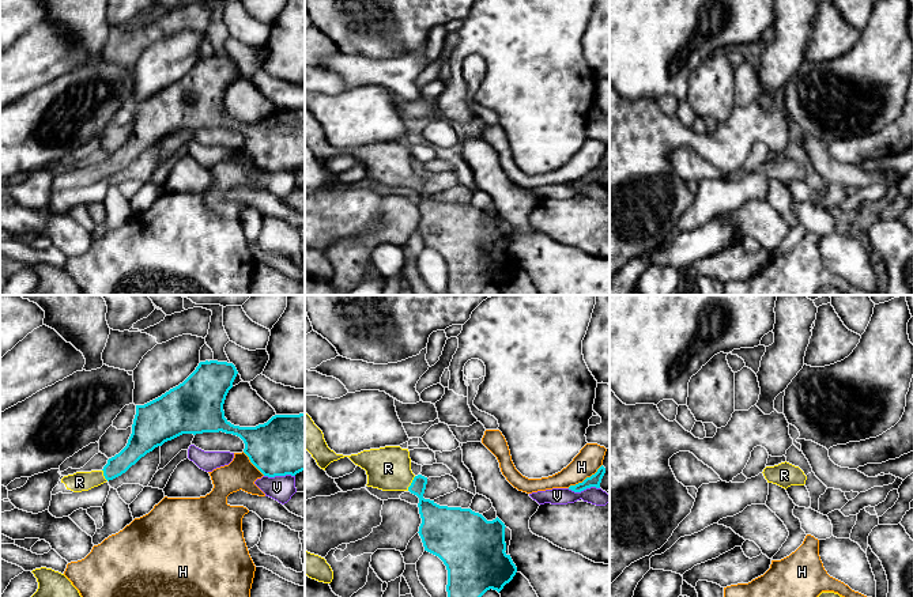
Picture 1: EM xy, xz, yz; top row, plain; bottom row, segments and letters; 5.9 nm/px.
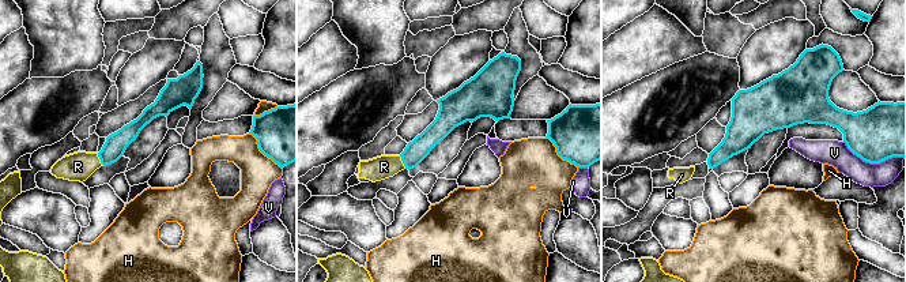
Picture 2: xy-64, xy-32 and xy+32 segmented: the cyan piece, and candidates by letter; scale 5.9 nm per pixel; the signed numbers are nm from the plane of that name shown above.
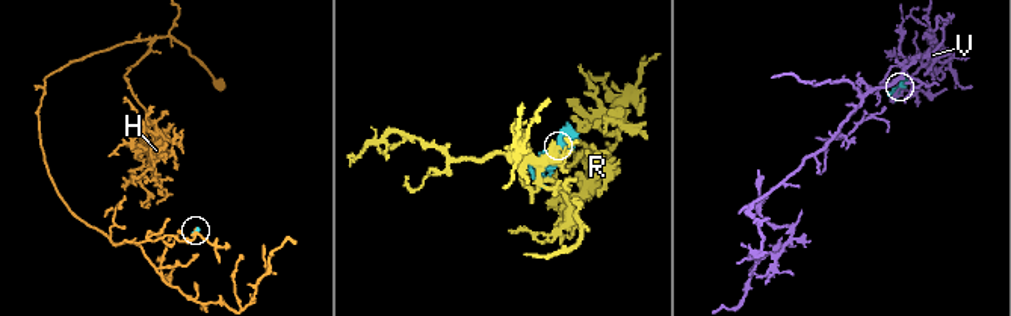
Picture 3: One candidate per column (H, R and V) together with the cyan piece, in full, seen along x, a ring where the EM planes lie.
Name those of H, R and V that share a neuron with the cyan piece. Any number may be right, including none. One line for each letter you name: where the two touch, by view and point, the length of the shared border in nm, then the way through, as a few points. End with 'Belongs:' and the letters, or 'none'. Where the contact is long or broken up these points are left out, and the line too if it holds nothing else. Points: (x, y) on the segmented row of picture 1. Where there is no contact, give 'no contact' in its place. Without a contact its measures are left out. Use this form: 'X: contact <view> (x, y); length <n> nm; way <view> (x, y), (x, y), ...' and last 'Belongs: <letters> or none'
R: contact xz (411, 483); length 100 nm; way xz (434, 518), (411, 483), (388, 468)
Belongs: R

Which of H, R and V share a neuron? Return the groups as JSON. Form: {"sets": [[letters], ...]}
{"sets": [["H"], ["R"], ["V"]]}

